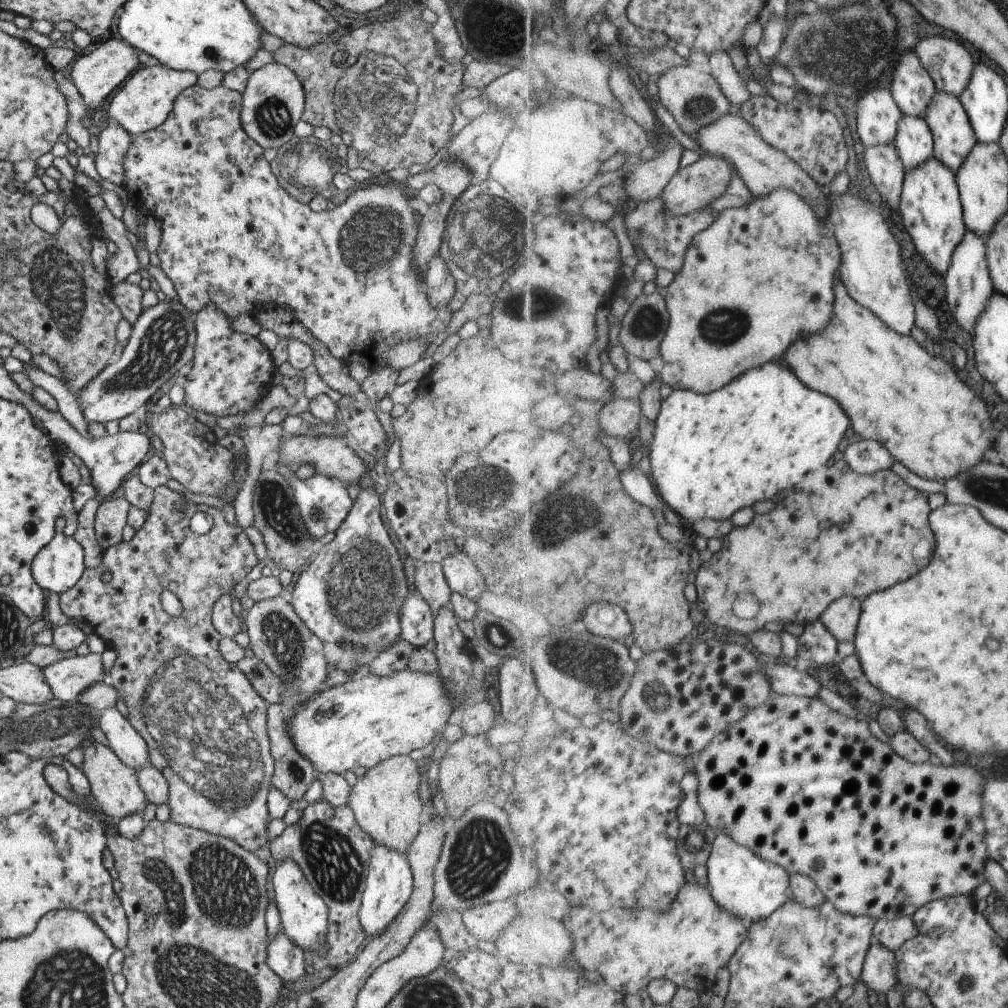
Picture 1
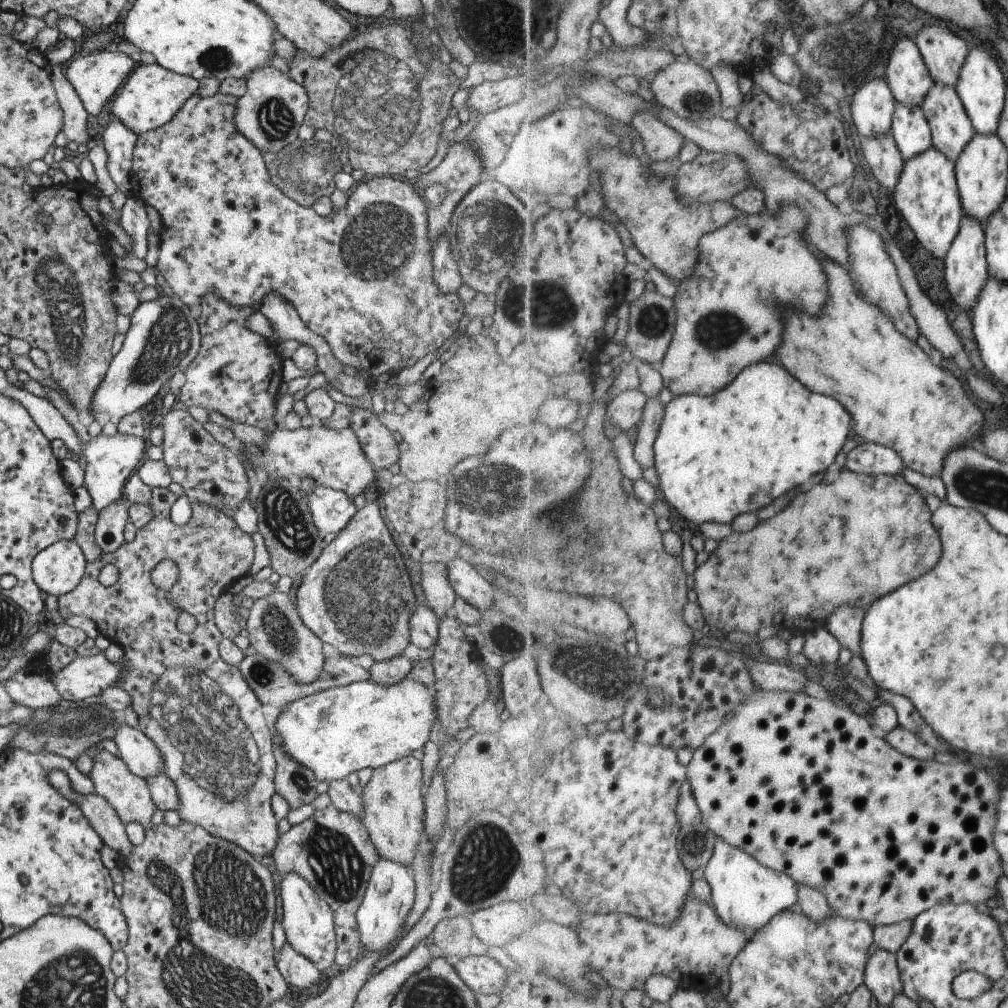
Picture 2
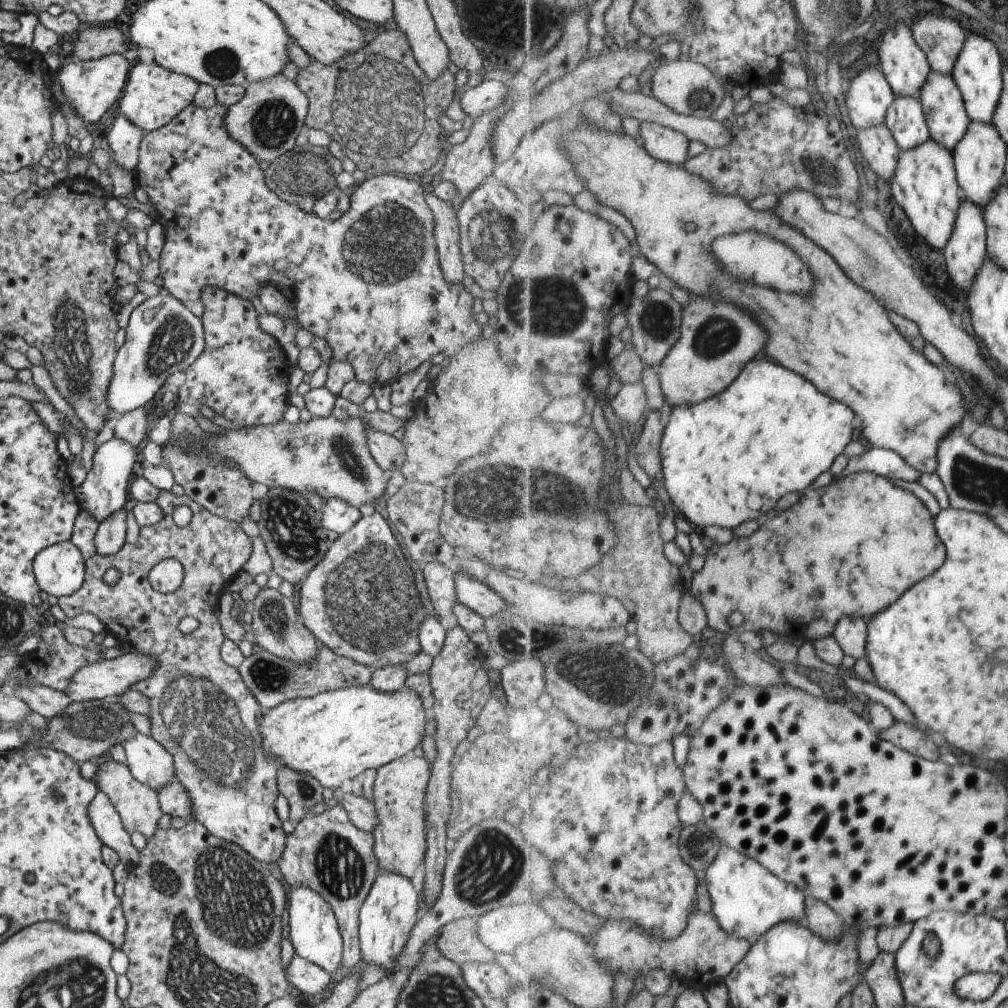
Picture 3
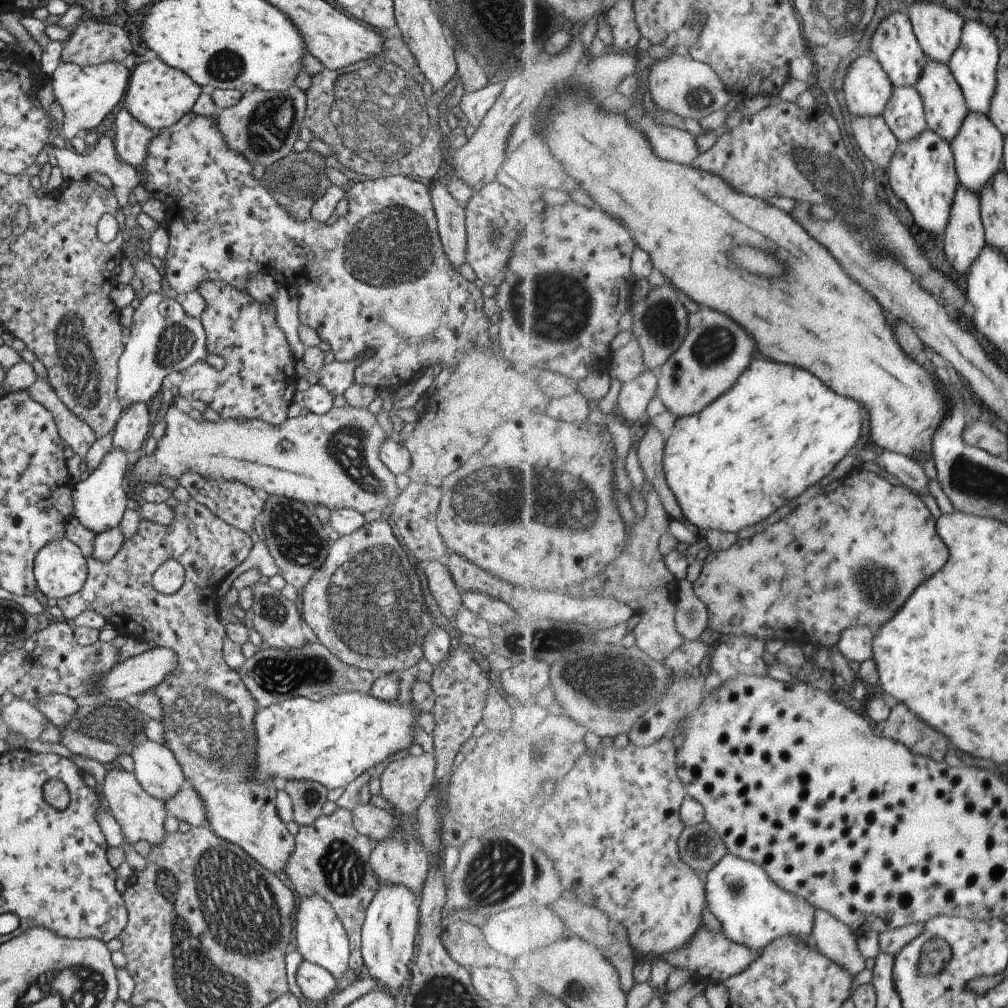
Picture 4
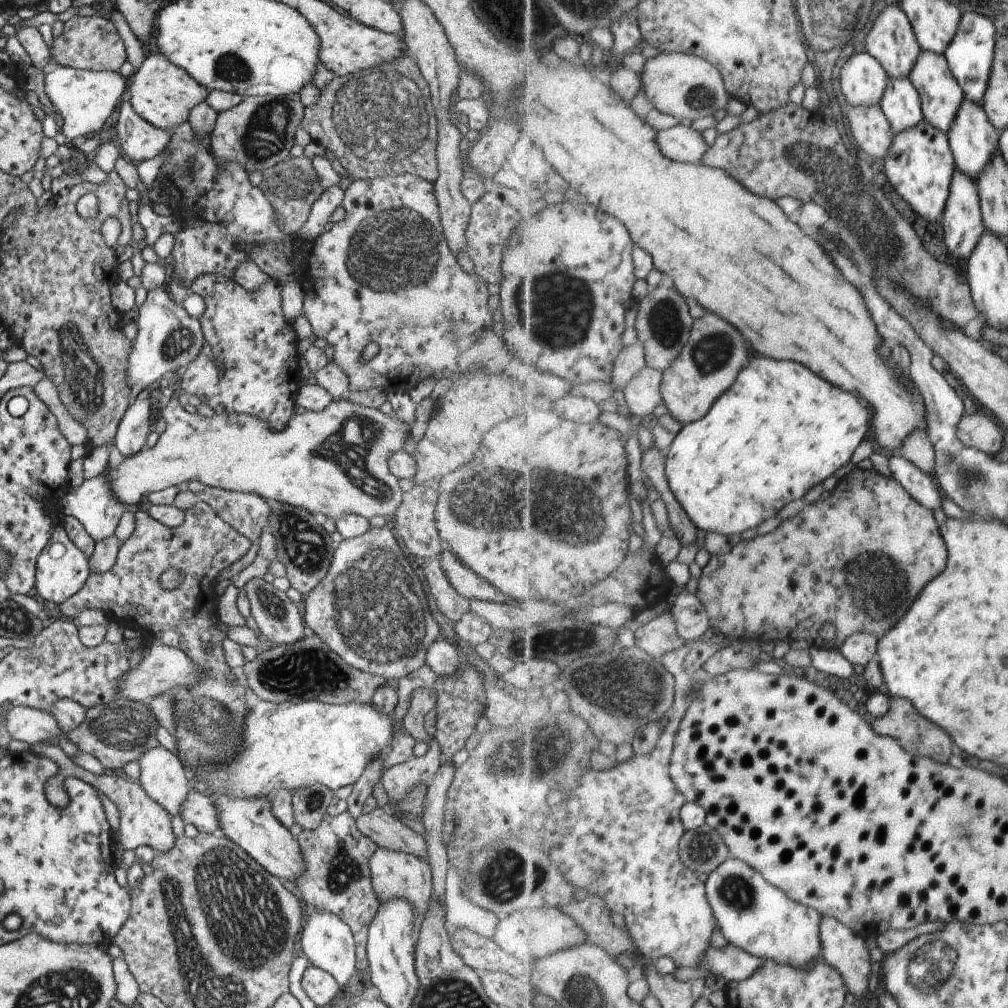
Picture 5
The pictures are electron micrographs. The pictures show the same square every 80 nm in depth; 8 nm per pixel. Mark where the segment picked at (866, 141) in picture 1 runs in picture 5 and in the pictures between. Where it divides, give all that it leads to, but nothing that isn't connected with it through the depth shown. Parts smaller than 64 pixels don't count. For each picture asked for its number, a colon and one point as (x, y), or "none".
2: (873, 106)
3: (870, 96)
4: (867, 88)
5: (863, 81)

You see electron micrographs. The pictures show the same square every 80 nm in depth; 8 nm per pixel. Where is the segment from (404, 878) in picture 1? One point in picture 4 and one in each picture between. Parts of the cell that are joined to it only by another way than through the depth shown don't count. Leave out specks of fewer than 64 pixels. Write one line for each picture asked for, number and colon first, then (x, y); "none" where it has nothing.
2: (389, 894)
3: (391, 908)
4: (389, 929)

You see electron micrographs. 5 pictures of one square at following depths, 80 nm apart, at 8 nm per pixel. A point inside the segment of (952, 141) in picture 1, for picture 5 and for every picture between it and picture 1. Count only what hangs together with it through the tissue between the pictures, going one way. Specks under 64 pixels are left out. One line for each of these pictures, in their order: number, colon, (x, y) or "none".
2: (952, 128)
3: (942, 99)
4: (946, 107)
5: (942, 96)

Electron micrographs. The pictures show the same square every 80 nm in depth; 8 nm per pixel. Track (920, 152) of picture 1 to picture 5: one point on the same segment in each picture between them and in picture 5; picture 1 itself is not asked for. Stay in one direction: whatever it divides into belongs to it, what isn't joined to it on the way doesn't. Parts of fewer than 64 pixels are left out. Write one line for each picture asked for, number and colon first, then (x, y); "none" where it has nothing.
2: (912, 131)
3: (906, 118)
4: (906, 115)
5: (902, 103)

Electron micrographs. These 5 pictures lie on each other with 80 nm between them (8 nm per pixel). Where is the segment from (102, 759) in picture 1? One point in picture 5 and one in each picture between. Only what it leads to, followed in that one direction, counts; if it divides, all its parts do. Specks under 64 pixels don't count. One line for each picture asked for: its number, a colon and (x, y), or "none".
2: (129, 796)
3: (137, 805)
4: (140, 817)
5: (142, 821)

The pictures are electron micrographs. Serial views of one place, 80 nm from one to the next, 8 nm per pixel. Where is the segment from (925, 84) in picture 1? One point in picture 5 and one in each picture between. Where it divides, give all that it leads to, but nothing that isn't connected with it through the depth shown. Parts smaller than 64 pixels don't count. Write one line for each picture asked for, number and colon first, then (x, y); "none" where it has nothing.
2: (910, 80)
3: (906, 65)
4: (894, 43)
5: (892, 40)

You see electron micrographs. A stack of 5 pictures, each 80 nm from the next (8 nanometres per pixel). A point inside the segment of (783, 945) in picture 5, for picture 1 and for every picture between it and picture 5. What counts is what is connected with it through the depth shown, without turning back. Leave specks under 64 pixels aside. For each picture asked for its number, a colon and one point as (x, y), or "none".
1: (744, 884)
2: (746, 894)
3: (748, 900)
4: (753, 910)

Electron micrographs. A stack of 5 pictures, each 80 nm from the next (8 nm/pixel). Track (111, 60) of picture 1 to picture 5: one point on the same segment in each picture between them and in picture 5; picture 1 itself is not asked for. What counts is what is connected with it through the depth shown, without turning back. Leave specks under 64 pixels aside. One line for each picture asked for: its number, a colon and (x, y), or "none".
2: (94, 77)
3: (89, 87)
4: (86, 95)
5: (81, 100)

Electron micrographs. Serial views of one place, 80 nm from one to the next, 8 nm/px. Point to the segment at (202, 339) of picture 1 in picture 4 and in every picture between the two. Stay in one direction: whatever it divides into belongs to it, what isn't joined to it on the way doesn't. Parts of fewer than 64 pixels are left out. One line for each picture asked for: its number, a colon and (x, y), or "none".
2: (236, 372)
3: (241, 374)
4: (258, 378)

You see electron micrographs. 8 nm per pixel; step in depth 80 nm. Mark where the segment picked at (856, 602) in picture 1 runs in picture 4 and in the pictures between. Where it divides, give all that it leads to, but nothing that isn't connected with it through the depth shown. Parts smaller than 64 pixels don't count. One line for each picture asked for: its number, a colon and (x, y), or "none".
2: (846, 624)
3: (851, 633)
4: (857, 643)

